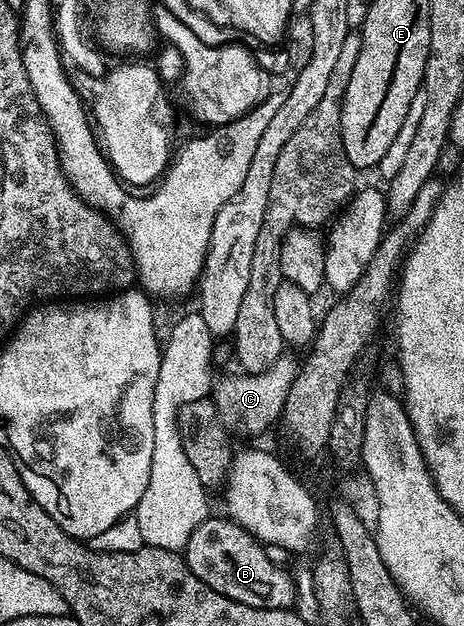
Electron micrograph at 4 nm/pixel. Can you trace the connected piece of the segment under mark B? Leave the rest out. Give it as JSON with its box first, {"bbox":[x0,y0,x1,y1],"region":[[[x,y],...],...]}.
{"bbox":[184,517,294,610],"region":[[[221,517],[205,518],[192,532],[192,536],[188,536],[184,551],[188,568],[201,582],[240,604],[269,610],[291,609],[294,605],[294,579],[291,571],[277,566],[266,555],[267,547],[243,526],[229,517]]]}

